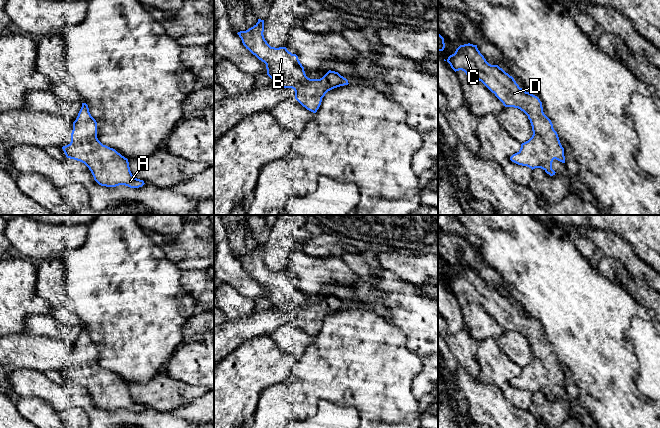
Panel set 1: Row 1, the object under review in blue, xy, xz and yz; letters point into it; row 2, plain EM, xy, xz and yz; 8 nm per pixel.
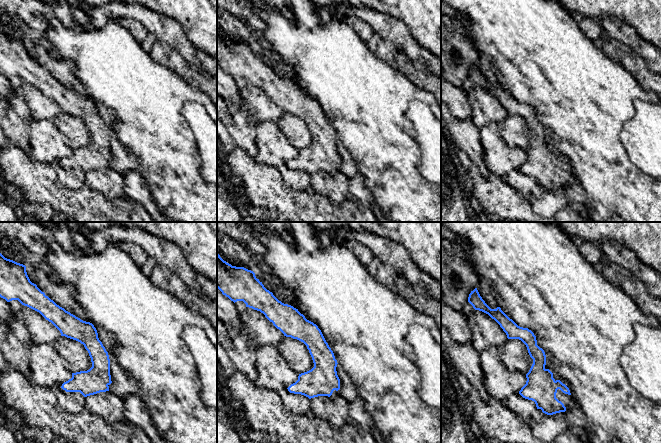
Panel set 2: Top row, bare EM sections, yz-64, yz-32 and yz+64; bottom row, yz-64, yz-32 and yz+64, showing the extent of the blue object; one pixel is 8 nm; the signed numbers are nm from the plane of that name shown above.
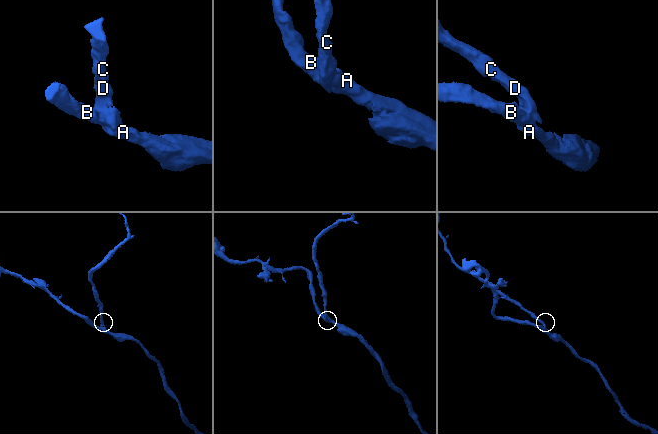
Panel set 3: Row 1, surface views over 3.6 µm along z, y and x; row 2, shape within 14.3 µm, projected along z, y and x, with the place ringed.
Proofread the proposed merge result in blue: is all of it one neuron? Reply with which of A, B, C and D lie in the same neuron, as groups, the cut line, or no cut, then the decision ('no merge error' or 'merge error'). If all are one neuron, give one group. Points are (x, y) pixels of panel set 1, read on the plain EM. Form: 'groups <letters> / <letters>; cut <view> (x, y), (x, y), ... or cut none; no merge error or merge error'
groups A B C D; cut none; no merge error

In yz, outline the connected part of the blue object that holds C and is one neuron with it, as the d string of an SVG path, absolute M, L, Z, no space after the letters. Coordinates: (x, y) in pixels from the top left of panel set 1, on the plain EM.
M470 267L460 269L455 277L450 279L447 284L444 283L444 285L447 285L455 296L462 294L468 302L481 305L505 331L518 332L528 340L533 359L528 365L521 368L520 374L513 378L510 384L518 389L527 390L532 394L541 392L550 400L555 399L556 396L552 393L552 386L556 383L565 387L564 372L560 367L557 356L553 352L551 344L543 336L540 323L520 312L514 302L498 289L489 288L478 274L477 269Z

